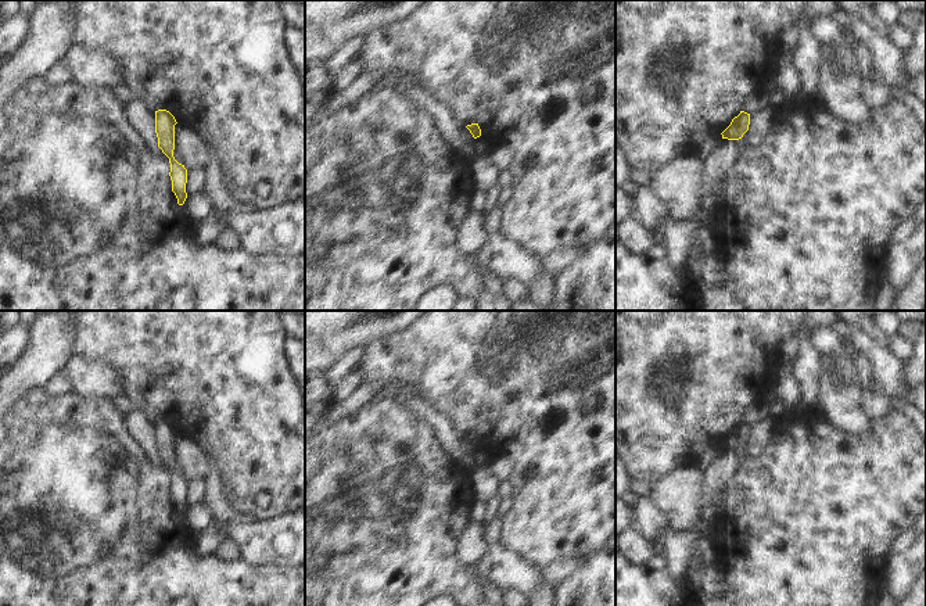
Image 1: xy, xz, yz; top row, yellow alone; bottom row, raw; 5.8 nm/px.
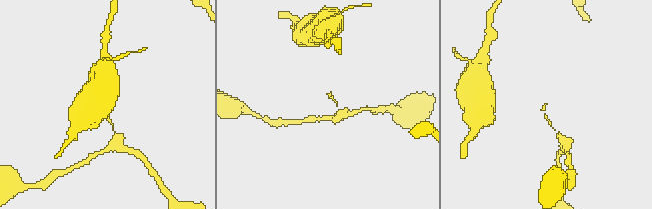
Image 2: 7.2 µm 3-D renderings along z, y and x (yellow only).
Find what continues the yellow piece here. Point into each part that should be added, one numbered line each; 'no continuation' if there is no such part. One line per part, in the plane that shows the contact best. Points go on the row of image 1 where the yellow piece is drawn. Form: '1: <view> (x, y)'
no continuation.

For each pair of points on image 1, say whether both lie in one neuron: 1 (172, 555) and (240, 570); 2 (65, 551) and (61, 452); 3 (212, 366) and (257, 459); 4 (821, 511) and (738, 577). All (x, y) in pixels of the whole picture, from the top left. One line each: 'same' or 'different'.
1: same
2: same
3: same
4: same

